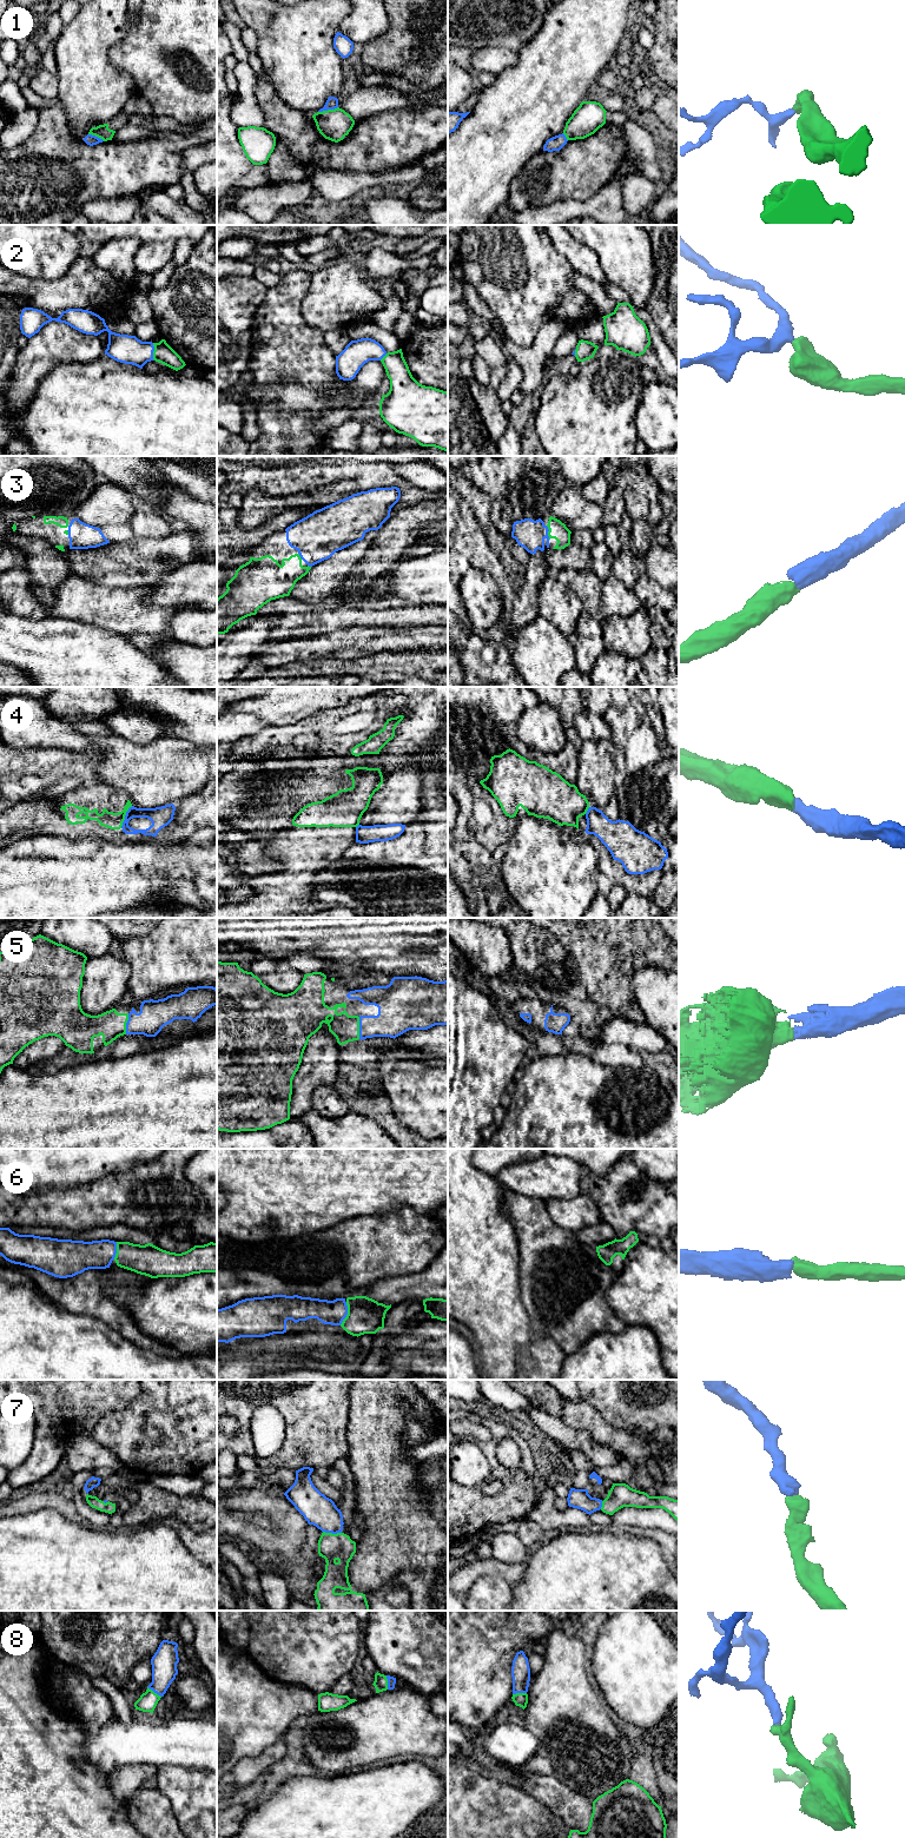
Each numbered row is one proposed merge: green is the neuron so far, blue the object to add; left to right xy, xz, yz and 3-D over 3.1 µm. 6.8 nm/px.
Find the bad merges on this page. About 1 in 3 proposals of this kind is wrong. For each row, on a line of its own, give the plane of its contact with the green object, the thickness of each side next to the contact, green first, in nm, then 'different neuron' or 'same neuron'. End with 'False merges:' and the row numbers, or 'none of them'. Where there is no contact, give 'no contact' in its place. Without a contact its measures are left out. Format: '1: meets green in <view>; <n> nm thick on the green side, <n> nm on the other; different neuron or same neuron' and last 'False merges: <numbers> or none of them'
1: meets green in xz; 200 nm thick on the green side, 80 nm on the other; different neuron
2: meets green in xy; 140 nm thick on the green side, 190 nm on the other; same neuron
3: meets green in yz; 120 nm thick on the green side, 200 nm on the other; same neuron
4: meets green in xy; 110 nm thick on the green side, 140 nm on the other; different neuron
5: meets green in xz; 180 nm thick on the green side, 240 nm on the other; same neuron
6: meets green in xz; 240 nm thick on the green side, 160 nm on the other; same neuron
7: meets green in xz; 180 nm thick on the green side, 220 nm on the other; same neuron
8: meets green in xy; 130 nm thick on the green side, 180 nm on the other; same neuron
False merges: 1, 4

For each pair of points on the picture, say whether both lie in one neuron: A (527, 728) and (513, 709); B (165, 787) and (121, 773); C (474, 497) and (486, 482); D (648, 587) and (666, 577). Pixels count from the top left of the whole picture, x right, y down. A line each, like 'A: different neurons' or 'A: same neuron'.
A: different neurons
B: same neuron
C: different neurons
D: different neurons

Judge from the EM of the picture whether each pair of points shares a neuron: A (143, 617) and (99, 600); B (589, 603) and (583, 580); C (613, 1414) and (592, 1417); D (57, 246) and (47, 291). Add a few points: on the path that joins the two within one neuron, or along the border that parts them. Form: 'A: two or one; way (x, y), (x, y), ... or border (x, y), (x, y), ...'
A: one; way (132, 614), (110, 608)
B: one; way (589, 597), (587, 586)
C: two; border (581, 1397), (592, 1405), (613, 1427), (626, 1430)
D: two; border (72, 263), (55, 279), (22, 276)

